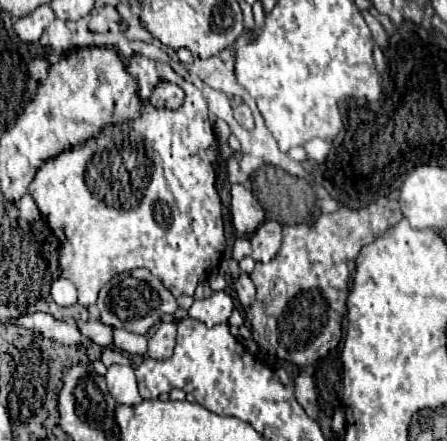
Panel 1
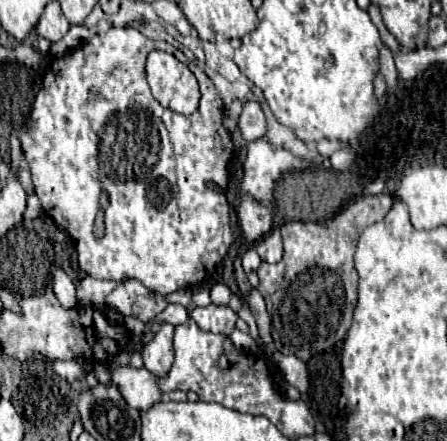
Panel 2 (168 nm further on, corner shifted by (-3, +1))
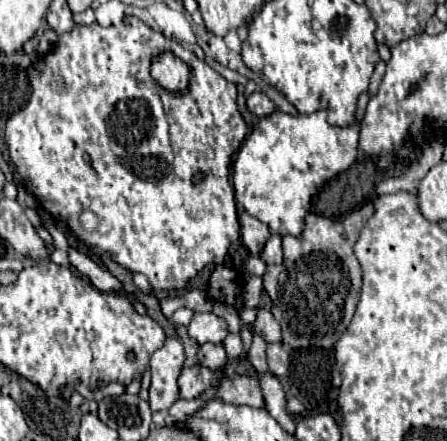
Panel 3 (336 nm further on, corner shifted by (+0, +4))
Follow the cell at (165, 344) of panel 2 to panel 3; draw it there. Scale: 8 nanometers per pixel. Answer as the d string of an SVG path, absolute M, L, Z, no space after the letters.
M166 337L164 345L152 353L150 357L152 385L148 403L154 413L170 409L172 403L178 399L176 379L180 377L182 363L184 363L184 347L174 337Z

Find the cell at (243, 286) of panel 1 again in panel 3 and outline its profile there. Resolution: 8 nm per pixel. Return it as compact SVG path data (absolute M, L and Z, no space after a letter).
M258 307L256 313L256 321L254 321L254 333L260 335L266 343L280 343L282 335L280 335L280 325L274 321L272 313Z

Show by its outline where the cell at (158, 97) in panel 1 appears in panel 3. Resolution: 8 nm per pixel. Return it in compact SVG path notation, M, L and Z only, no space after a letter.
M164 51L164 55L156 55L156 59L152 59L150 75L160 83L160 87L172 91L172 95L176 95L176 91L184 91L190 79L188 65L180 57L172 55L172 51Z

